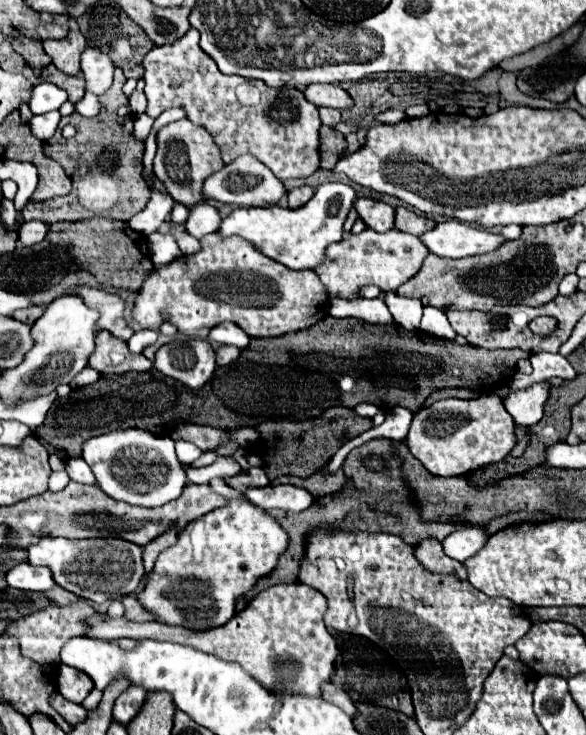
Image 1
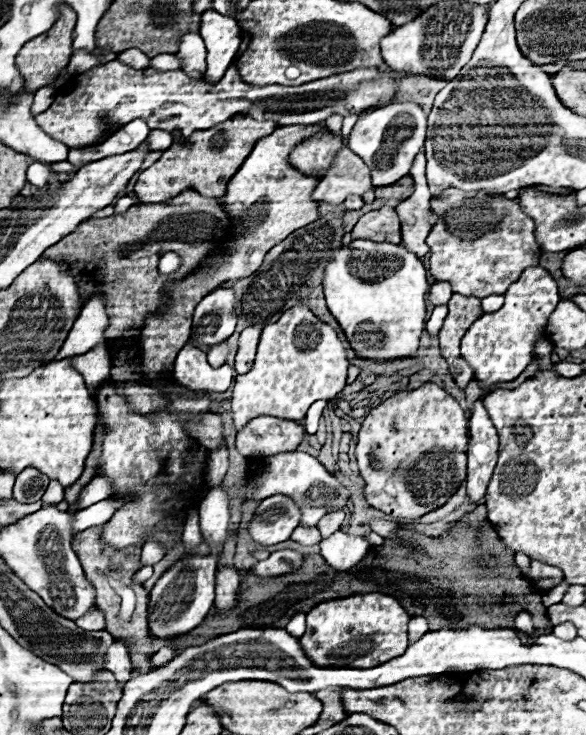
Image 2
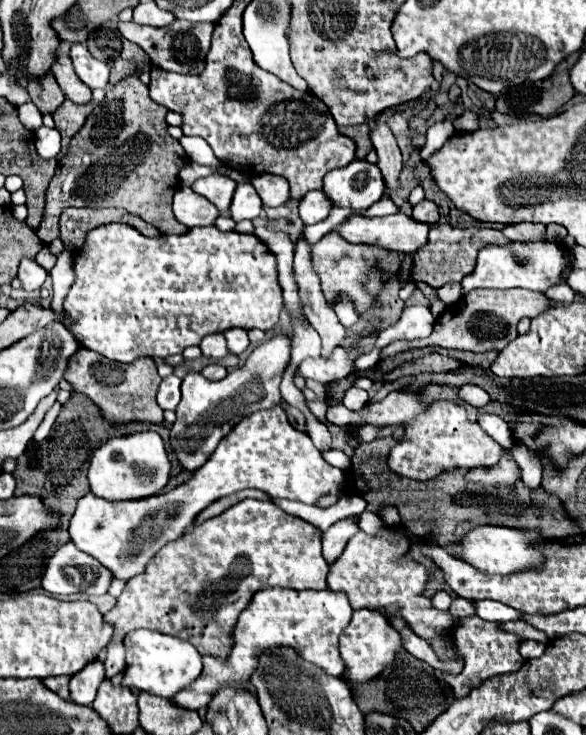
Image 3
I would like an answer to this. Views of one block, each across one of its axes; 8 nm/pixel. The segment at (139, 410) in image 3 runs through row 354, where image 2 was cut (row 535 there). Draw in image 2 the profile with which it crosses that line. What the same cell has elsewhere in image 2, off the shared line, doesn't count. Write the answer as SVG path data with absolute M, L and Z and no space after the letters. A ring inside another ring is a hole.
M92 526L92 528L86 528L78 534L74 534L72 548L80 556L86 578L92 582L92 586L96 590L98 608L102 608L106 614L106 630L114 636L114 640L132 648L130 658L132 658L132 664L138 672L150 672L152 668L156 668L150 662L154 648L152 648L152 638L148 634L148 620L146 620L150 596L142 584L132 580L134 574L144 566L140 562L140 546L116 550L116 548L104 544L102 526Z

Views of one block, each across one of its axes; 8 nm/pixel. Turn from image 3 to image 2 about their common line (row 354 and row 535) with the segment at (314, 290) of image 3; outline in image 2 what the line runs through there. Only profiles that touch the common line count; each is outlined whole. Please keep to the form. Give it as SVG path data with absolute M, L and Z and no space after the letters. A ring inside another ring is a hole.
M338 510L338 512L330 512L328 516L322 516L320 522L318 522L318 530L322 536L330 536L334 534L336 530L342 528L342 522L344 522L344 512Z

